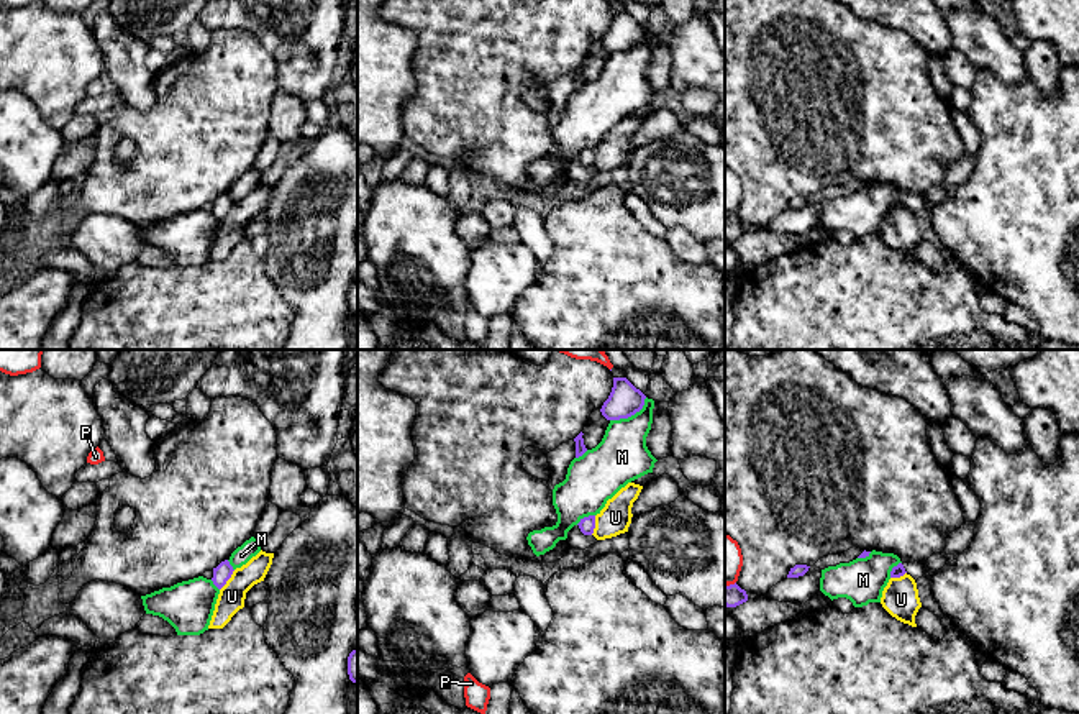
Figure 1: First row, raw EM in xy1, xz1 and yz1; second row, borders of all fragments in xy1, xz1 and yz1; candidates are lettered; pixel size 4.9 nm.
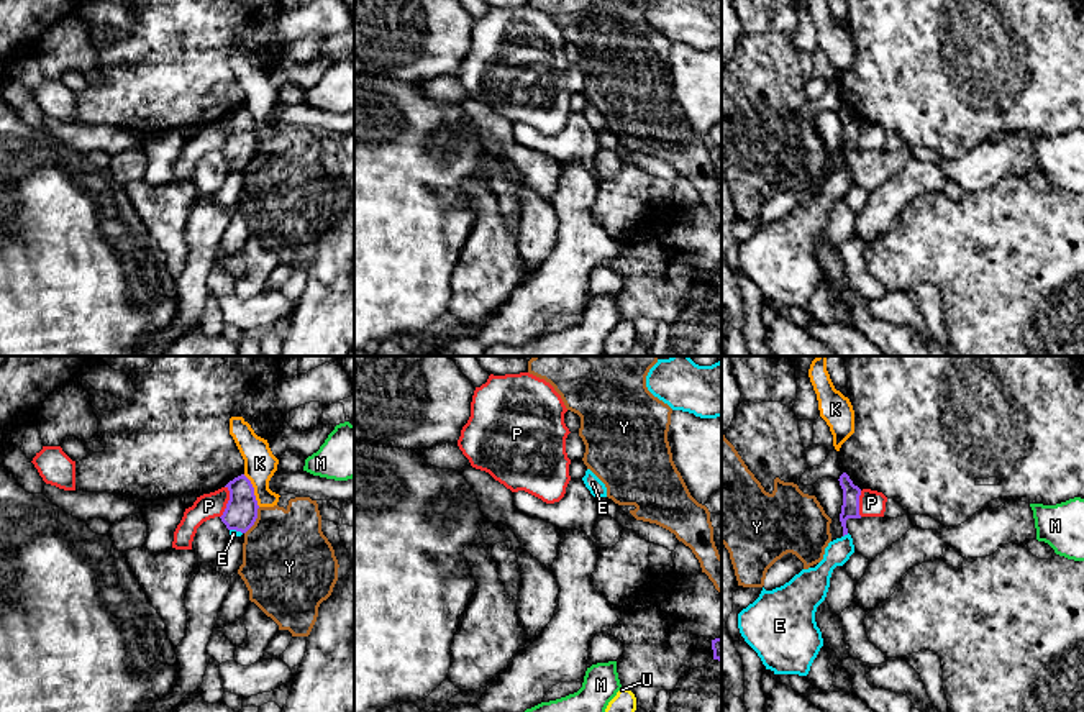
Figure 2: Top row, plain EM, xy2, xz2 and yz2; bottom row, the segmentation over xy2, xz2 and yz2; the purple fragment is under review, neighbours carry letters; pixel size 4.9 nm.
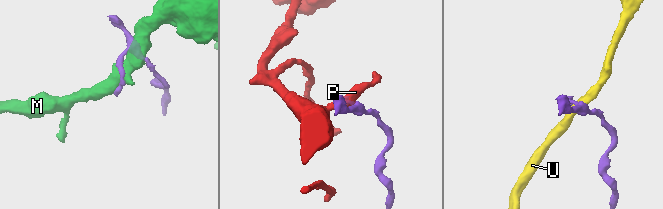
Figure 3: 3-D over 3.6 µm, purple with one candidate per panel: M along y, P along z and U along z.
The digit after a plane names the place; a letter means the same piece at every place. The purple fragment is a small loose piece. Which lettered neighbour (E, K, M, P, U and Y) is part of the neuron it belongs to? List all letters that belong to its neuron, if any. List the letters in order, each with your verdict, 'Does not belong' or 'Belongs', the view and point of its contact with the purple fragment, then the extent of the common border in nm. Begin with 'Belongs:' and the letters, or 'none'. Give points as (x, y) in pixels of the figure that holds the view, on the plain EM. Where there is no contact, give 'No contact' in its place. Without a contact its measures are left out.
Belongs: E
E: Belongs. Touches purple at yz2 (845, 166). Shared border 40 nm
K: Does not belong. Touches purple at xy2 (253, 123). Shared border 180 nm
M: Does not belong. Touches purple at xz1 (630, 48). Shared border 220 nm
P: Does not belong. Touches purple at xy2 (228, 135). Shared border 160 nm
U: Does not belong. Touches purple at xy1 (228, 210). Shared border 130 nm
Y: Does not belong. Touches purple at xy2 (255, 153). Shared border 150 nm

